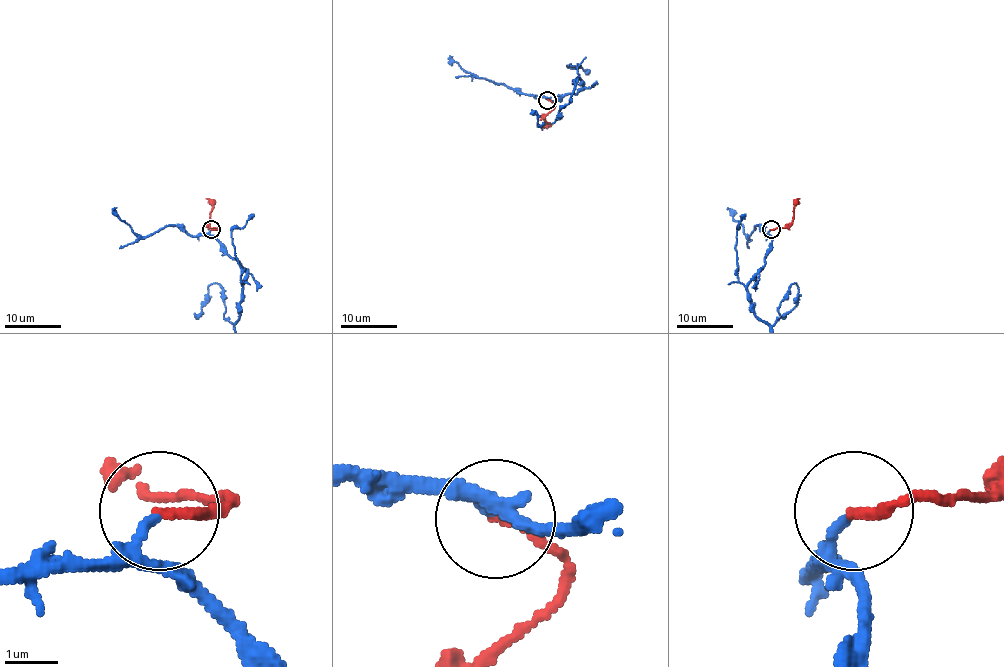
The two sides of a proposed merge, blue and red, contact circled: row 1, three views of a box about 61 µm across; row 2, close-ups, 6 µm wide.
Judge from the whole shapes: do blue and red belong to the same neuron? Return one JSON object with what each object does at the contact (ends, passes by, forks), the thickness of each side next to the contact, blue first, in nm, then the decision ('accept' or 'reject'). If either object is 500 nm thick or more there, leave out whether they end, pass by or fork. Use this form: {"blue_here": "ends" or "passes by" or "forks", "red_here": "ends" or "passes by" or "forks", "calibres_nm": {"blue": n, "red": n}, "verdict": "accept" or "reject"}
{"blue_here": "passes by", "red_here": "ends", "calibres_nm": {"blue": 130, "red": 190}, "verdict": "accept"}

